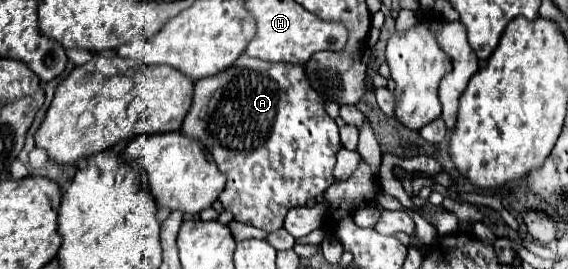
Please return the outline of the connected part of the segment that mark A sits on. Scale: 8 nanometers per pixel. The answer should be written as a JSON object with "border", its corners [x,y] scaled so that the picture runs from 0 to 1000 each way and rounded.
{"border":[[[428,197],[407,257],[343,309],[340,383],[326,428],[319,494],[357,532],[368,569],[375,569],[379,546],[389,554],[393,576],[382,569],[379,584],[386,628],[400,651],[400,695],[386,725],[393,777],[410,792],[414,822],[456,844],[470,866],[498,844],[498,807],[509,777],[530,770],[544,740],[569,725],[590,673],[590,576],[600,546],[597,472],[572,420],[569,361],[548,331],[530,242],[467,234]]]}

